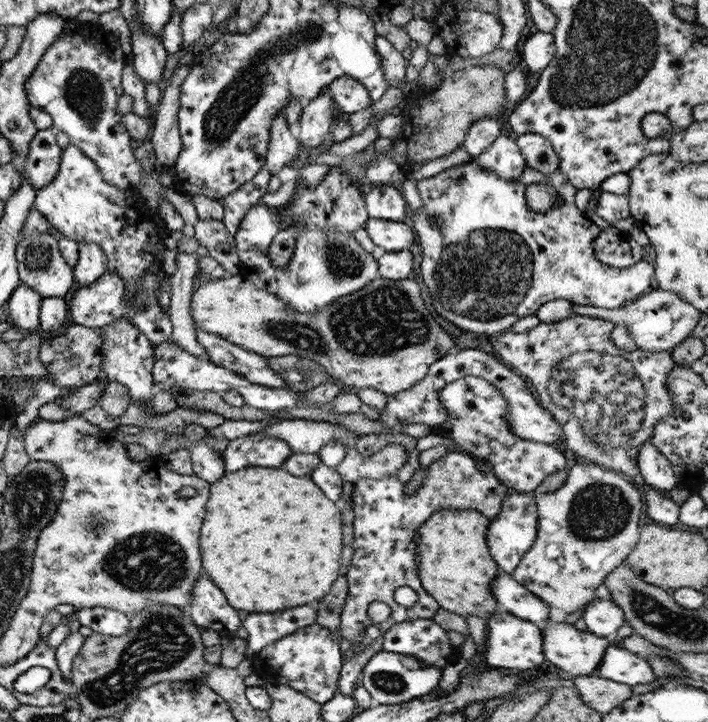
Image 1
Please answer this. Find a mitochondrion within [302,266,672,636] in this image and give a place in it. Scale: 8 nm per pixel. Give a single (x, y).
(602, 397)

